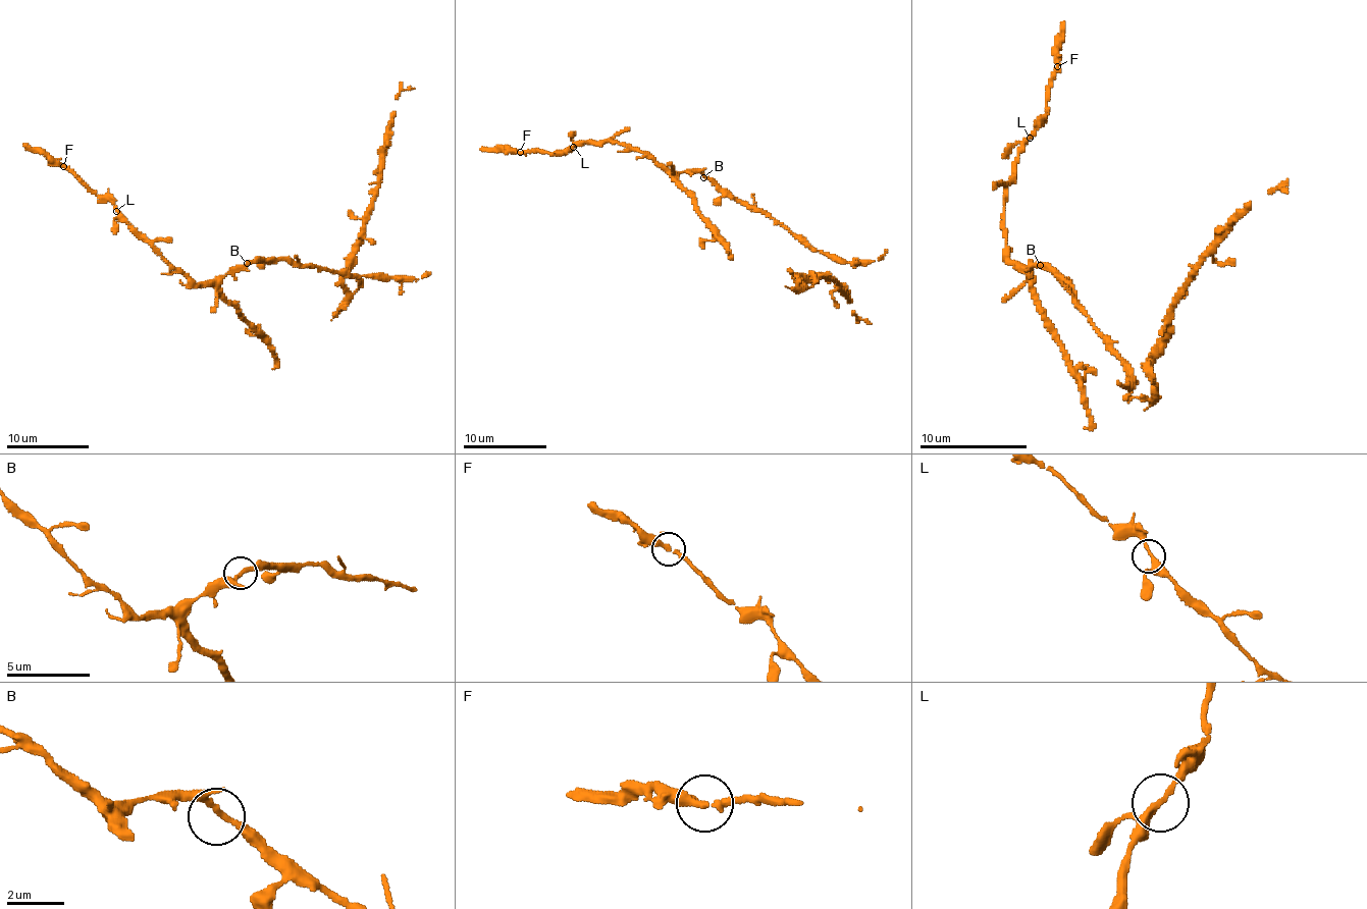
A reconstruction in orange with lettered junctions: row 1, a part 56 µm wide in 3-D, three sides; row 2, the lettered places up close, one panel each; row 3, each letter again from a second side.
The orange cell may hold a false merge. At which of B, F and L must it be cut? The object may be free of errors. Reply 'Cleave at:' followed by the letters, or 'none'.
Cleave at: none

